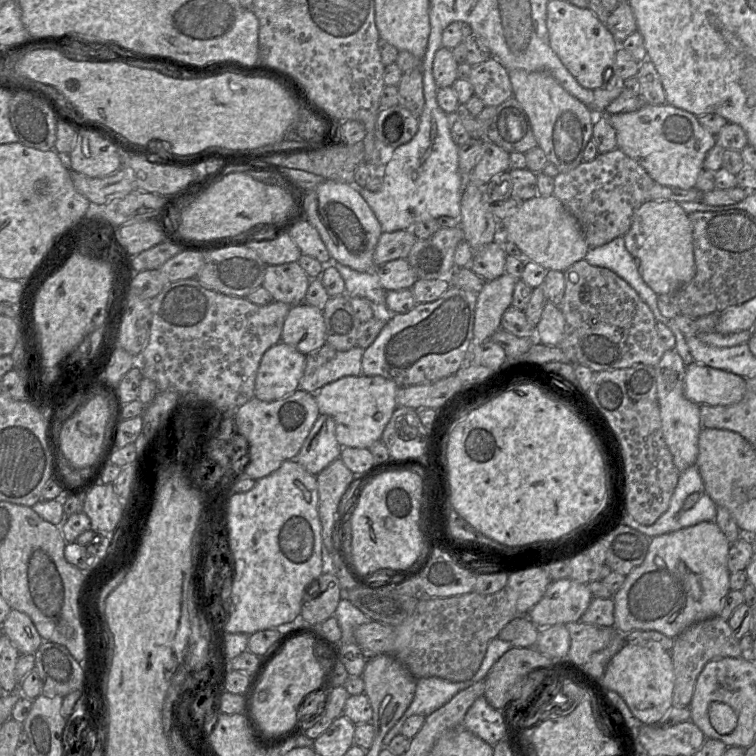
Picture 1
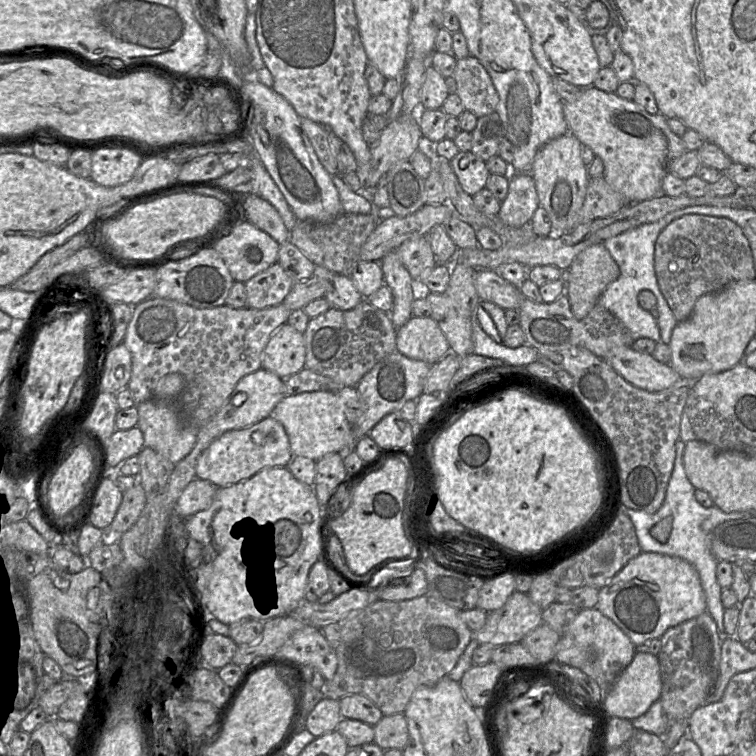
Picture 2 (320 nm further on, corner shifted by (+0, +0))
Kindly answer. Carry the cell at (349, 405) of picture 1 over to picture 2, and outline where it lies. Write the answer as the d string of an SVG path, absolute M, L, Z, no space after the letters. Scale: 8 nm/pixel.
M311 391L285 395L270 416L283 425L293 456L304 456L317 461L329 453L355 451L353 426L345 417L335 392Z

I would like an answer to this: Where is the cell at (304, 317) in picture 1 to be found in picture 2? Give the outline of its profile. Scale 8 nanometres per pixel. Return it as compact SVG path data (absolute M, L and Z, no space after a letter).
M288 323L270 337L262 353L262 368L286 379L305 367L306 347L303 333Z

